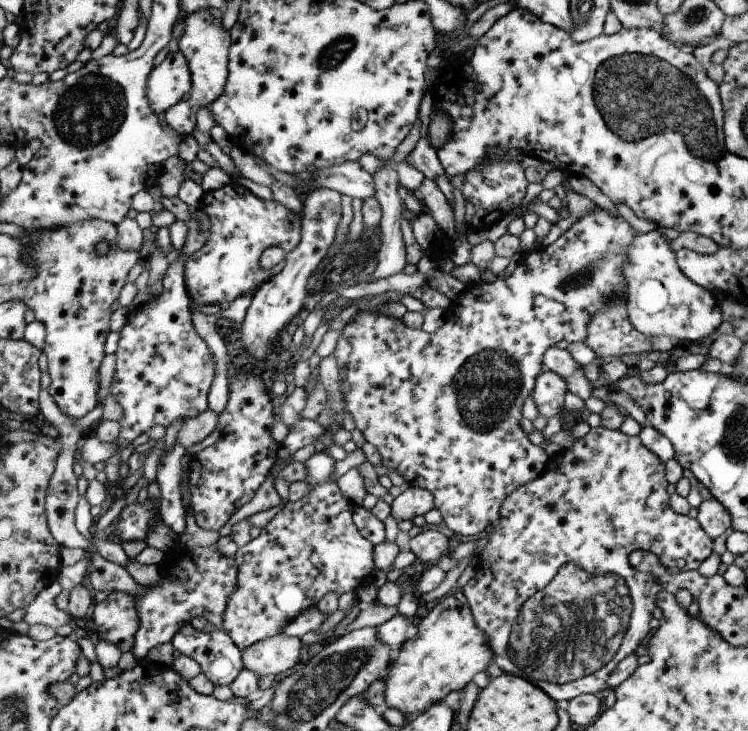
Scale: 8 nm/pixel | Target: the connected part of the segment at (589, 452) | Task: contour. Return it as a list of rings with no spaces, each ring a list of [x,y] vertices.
[[[598,425],[591,428],[584,437],[574,441],[569,448],[560,449],[541,476],[531,480],[530,483],[523,484],[511,496],[507,496],[506,502],[502,506],[501,520],[499,520],[498,525],[490,530],[489,544],[479,555],[476,573],[462,588],[479,628],[483,632],[487,632],[487,636],[490,637],[490,646],[495,650],[495,664],[503,673],[515,674],[519,672],[525,675],[527,679],[536,682],[556,701],[570,701],[577,699],[582,694],[589,693],[599,695],[599,690],[605,688],[605,680],[609,678],[611,670],[627,654],[635,653],[635,648],[639,646],[639,642],[649,632],[647,622],[651,620],[651,610],[655,606],[653,596],[661,590],[655,576],[641,573],[638,569],[635,569],[630,564],[629,556],[634,551],[647,551],[649,554],[655,555],[661,568],[665,568],[667,572],[676,573],[697,570],[699,564],[712,553],[714,540],[711,540],[707,533],[703,532],[697,519],[689,518],[687,515],[675,514],[671,510],[665,489],[667,484],[664,463],[641,444],[638,435],[629,436],[619,430],[611,430]]]

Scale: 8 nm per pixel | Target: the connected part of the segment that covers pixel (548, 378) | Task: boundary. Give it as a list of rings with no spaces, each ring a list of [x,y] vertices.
[[[543,371],[536,380],[531,398],[539,408],[539,414],[546,419],[559,416],[564,412],[567,380],[553,371]]]

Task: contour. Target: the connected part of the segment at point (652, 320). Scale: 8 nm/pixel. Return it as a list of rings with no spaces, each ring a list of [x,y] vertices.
[[[658,230],[639,233],[634,237],[627,252],[627,264],[622,267],[626,276],[626,308],[629,311],[630,323],[645,336],[676,338],[678,341],[695,342],[713,333],[722,322],[719,301],[711,298],[710,291],[691,282],[675,262],[675,252],[669,246],[670,241]]]

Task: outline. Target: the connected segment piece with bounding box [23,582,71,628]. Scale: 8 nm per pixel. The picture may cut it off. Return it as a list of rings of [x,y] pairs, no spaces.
[[[53,582],[49,588],[41,590],[39,596],[27,608],[24,608],[23,621],[29,626],[44,624],[51,628],[59,628],[68,624],[71,614],[64,610],[60,611],[54,604],[54,599],[60,591],[62,588],[58,582]]]

